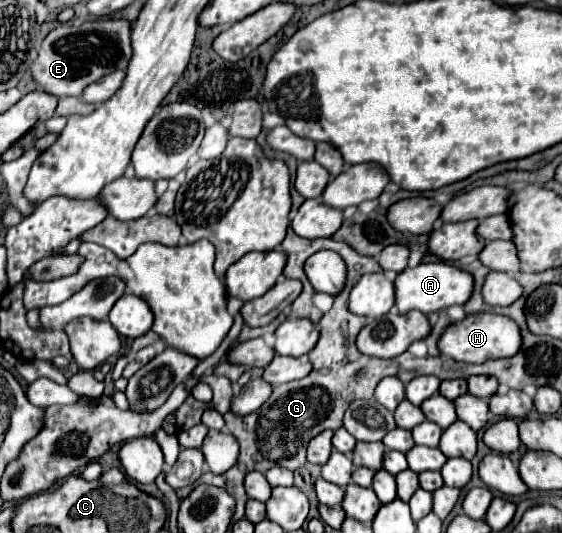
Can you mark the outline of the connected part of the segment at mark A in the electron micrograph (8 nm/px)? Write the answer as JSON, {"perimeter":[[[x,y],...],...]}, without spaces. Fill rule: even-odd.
{"perimeter":[[[445,262],[419,264],[415,268],[405,268],[395,278],[395,306],[399,314],[407,314],[409,310],[429,314],[433,310],[443,310],[453,304],[465,304],[471,296],[471,290],[473,290],[473,276],[469,272],[463,272]]]}

